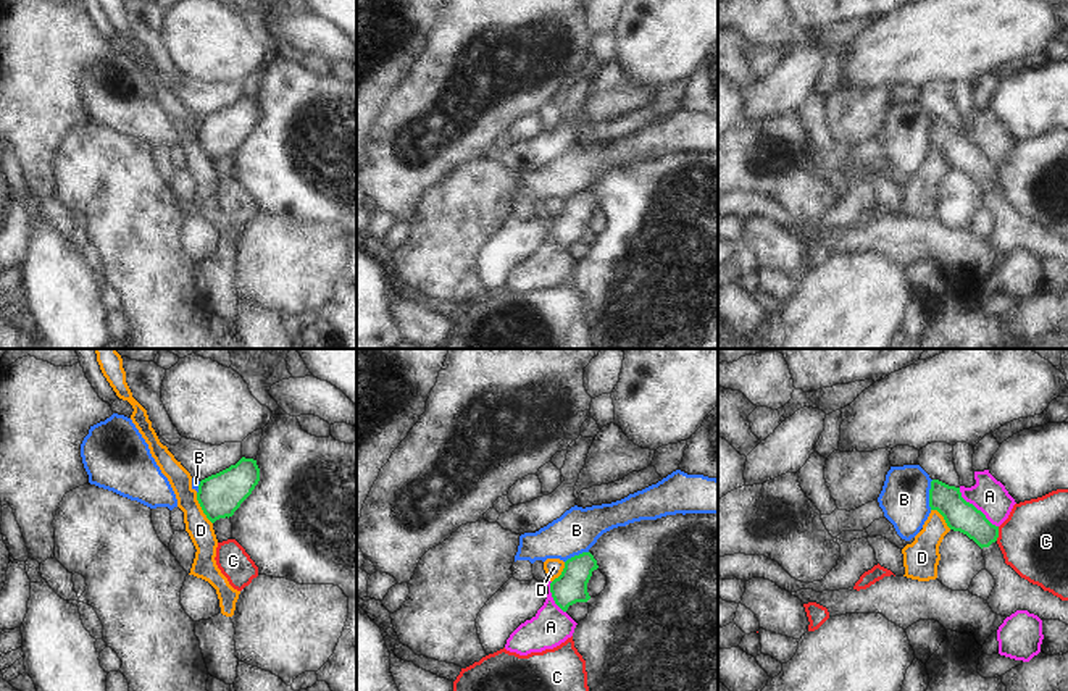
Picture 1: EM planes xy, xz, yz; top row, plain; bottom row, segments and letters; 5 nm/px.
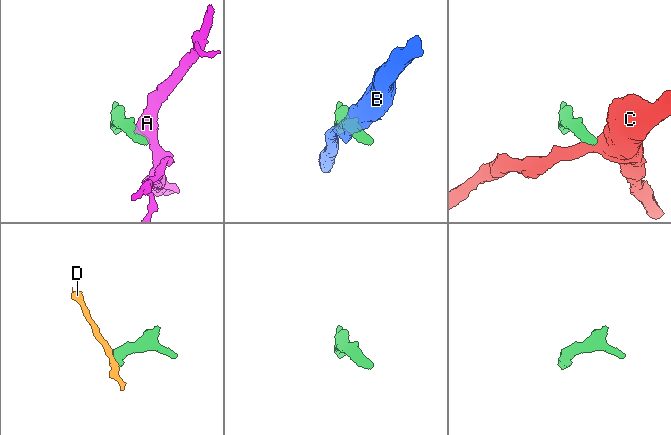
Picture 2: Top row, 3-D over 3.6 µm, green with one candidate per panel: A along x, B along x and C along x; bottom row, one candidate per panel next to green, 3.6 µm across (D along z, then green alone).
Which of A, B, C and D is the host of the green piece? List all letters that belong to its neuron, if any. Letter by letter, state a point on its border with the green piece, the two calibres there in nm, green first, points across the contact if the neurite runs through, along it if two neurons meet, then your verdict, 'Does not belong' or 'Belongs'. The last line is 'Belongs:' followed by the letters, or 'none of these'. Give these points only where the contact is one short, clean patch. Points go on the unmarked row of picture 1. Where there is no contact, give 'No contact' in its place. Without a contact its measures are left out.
A: Touches green at yz (975, 146). Thickness 160 nm (green) against 170 nm. Boundary: yz (959, 126), (960, 133), (997, 165). Does not belong
B: Touches green at yz (930, 133). Thickness 160 nm (green) against 240 nm. Does not belong
C: Touches green at yz (997, 171). Thickness 160 nm (green) against 340 nm. Boundary: yz (999, 165), (996, 178). Does not belong
D: Touches green at xy (202, 147). Thickness 220 nm (green) against 130 nm. Boundary: xy (196, 131), (202, 150), (212, 162). Does not belong
Belongs: none of these

